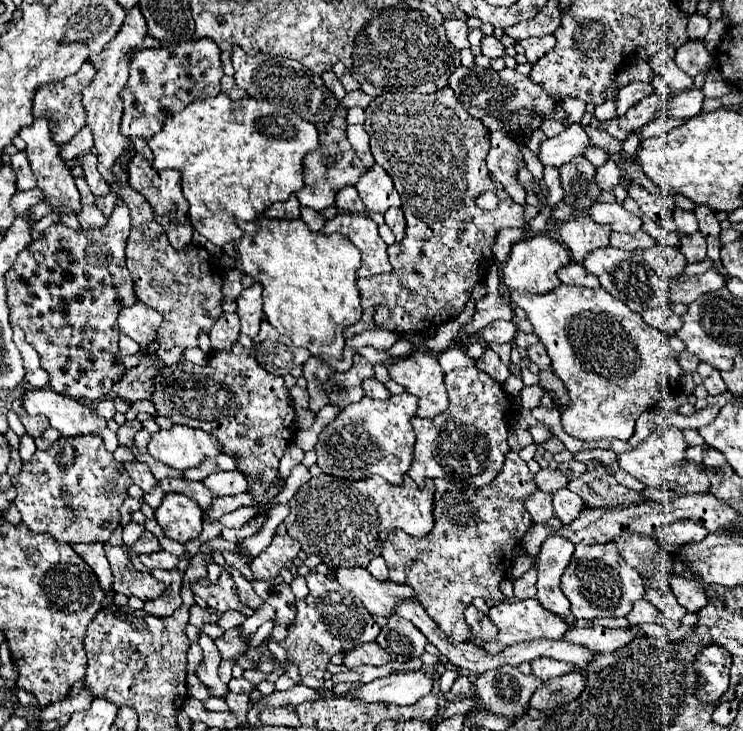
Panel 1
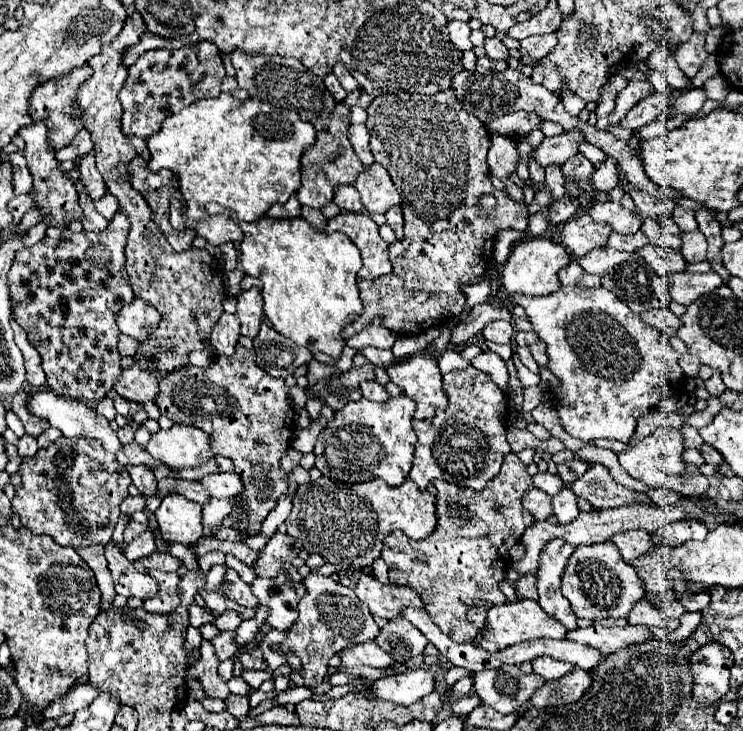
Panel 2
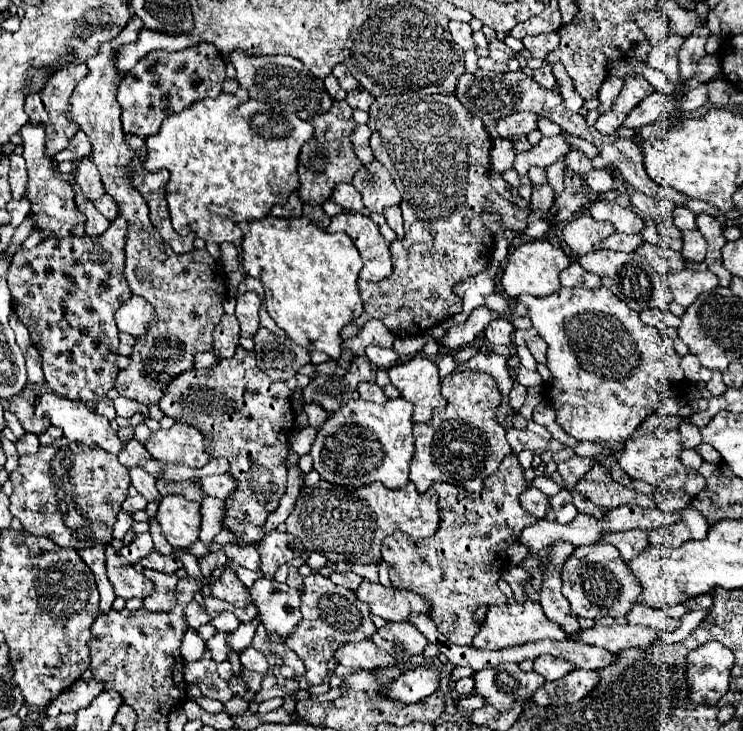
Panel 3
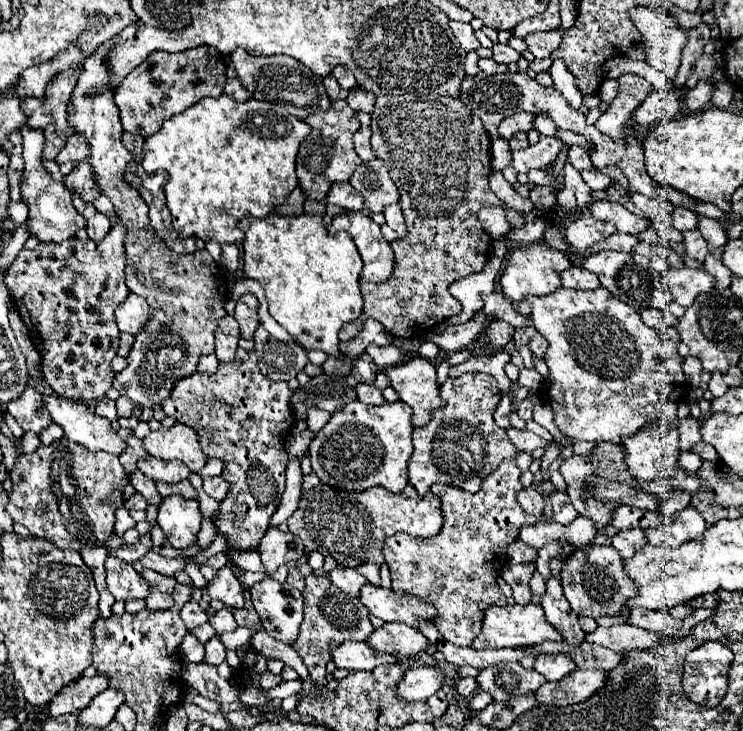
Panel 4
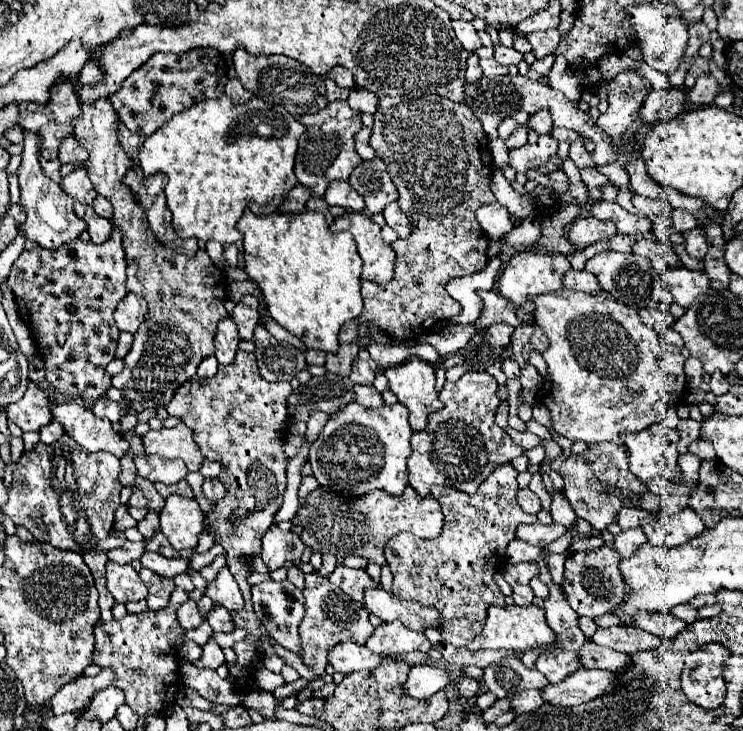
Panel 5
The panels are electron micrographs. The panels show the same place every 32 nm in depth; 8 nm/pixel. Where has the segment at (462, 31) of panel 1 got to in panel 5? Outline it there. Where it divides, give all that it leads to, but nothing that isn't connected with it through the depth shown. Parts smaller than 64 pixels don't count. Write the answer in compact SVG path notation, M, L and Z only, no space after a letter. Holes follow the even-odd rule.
M454 20L454 22L452 22L452 28L454 28L454 32L456 32L456 38L462 42L464 50L474 52L474 50L478 50L478 48L482 46L482 42L480 42L480 38L478 38L472 22Z

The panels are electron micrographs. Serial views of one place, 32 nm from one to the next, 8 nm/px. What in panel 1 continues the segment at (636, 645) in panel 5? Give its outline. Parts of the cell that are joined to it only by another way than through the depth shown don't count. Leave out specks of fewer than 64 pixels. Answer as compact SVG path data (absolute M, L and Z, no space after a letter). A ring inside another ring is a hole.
M588 626L588 628L570 628L566 632L566 640L572 644L580 644L584 648L588 648L590 652L612 652L616 648L622 648L624 644L628 644L630 640L638 638L640 634L632 632L632 630L610 630L604 626Z

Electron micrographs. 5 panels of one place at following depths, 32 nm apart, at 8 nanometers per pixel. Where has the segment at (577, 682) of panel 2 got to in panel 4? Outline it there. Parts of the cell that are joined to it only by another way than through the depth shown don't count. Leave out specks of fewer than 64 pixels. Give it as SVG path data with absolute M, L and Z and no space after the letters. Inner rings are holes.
M576 670L558 682L546 682L536 690L536 700L540 704L570 706L584 702L598 688L604 686L604 672L600 670Z

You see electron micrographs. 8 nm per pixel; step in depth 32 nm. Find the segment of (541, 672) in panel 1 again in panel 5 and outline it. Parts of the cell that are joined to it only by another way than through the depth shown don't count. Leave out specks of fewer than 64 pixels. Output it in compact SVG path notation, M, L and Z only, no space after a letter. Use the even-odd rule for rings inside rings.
M550 582L550 584L548 584L548 590L550 590L550 594L544 598L546 620L548 620L548 624L550 624L550 628L556 632L558 640L554 642L554 644L556 644L556 650L554 650L554 652L542 652L542 654L538 656L538 660L536 660L536 670L542 672L552 684L556 684L556 682L562 682L568 674L572 674L572 672L576 672L576 670L580 668L580 664L578 664L578 660L576 660L576 652L578 652L578 648L586 642L586 636L584 636L584 632L580 630L580 626L578 626L578 614L570 608L570 604L568 604L568 600L566 600L562 588L560 588L558 584Z

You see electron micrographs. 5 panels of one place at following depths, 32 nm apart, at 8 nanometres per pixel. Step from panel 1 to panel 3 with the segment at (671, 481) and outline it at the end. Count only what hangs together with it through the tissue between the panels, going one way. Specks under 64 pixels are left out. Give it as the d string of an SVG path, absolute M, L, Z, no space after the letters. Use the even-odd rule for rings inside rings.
M660 426L648 436L640 436L640 438L628 440L624 452L618 458L618 462L626 470L626 474L630 478L634 478L634 480L644 480L644 482L648 482L652 486L664 486L668 490L676 490L676 492L686 492L690 496L698 496L698 492L702 492L706 488L706 478L698 470L686 468L680 462L680 452L682 452L680 432L674 430L674 428Z

